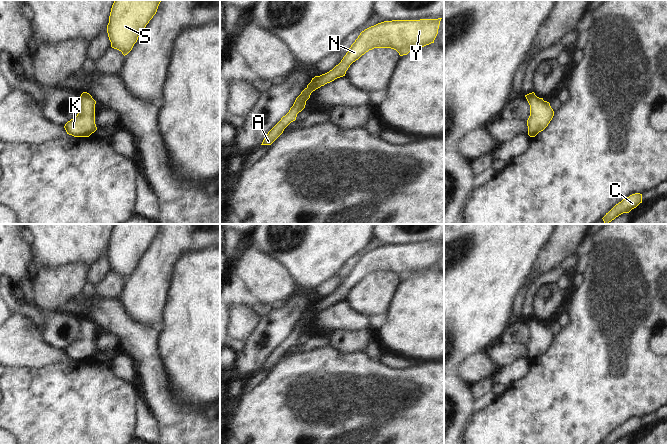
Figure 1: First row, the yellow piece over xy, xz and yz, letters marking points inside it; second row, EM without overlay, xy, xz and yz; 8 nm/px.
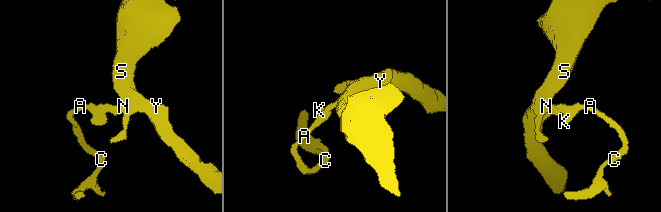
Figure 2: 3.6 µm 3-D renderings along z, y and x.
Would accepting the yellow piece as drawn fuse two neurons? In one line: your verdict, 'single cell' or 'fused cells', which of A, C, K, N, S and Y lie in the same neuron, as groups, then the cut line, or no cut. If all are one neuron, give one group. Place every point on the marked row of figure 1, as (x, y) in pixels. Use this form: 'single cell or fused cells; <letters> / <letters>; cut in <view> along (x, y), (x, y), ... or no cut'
single cell; A C K N S Y; no cut

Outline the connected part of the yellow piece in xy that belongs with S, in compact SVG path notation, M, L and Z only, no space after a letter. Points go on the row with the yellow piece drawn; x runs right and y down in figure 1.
M114 0L107 33L111 47L125 56L137 42L142 30L156 14L161 0Z

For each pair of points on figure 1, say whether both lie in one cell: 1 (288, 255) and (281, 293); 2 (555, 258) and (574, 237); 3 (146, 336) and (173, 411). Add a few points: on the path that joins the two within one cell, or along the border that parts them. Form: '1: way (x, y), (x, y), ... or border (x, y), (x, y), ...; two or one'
1: border (267, 254), (285, 269), (298, 289); two
2: way (558, 253), (569, 242); one
3: way (146, 355), (157, 392); one

